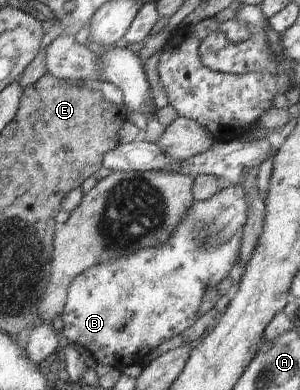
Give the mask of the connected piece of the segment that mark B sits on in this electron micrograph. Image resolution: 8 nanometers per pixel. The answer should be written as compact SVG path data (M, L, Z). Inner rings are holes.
M228 183L228 186L216 191L216 194L213 194L205 201L194 199L192 204L185 210L185 215L177 222L177 225L173 228L169 237L165 238L160 246L154 246L154 248L146 247L131 252L126 256L112 259L104 264L91 266L84 270L84 272L81 272L67 288L67 301L60 316L61 324L63 325L63 335L67 338L68 342L74 345L80 344L85 350L88 350L97 363L113 366L120 371L132 364L140 365L144 358L149 356L150 352L158 348L162 342L170 340L170 338L174 338L174 336L178 336L178 334L182 334L186 328L190 328L190 326L202 316L199 310L201 309L202 299L205 297L207 290L218 286L222 280L226 280L230 274L230 270L232 270L239 258L241 240L245 224L247 223L248 211L247 190L242 184L232 185Z

